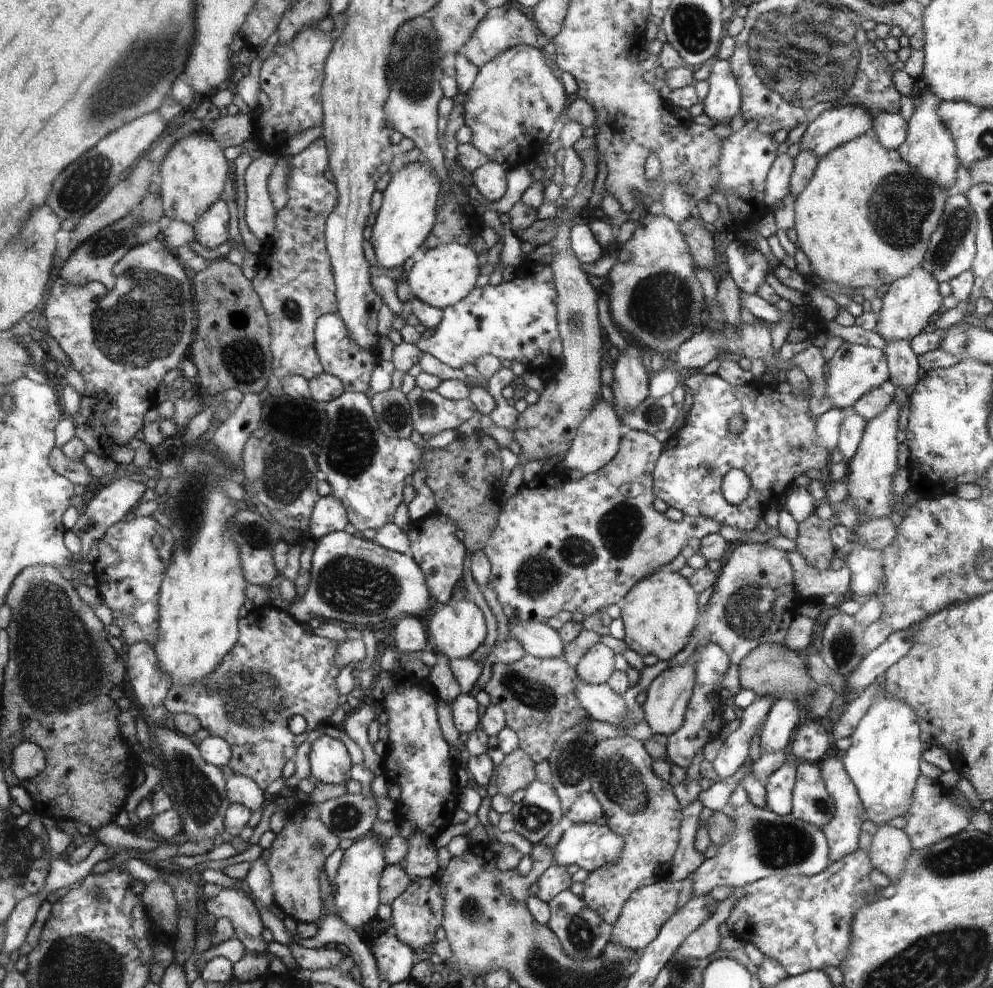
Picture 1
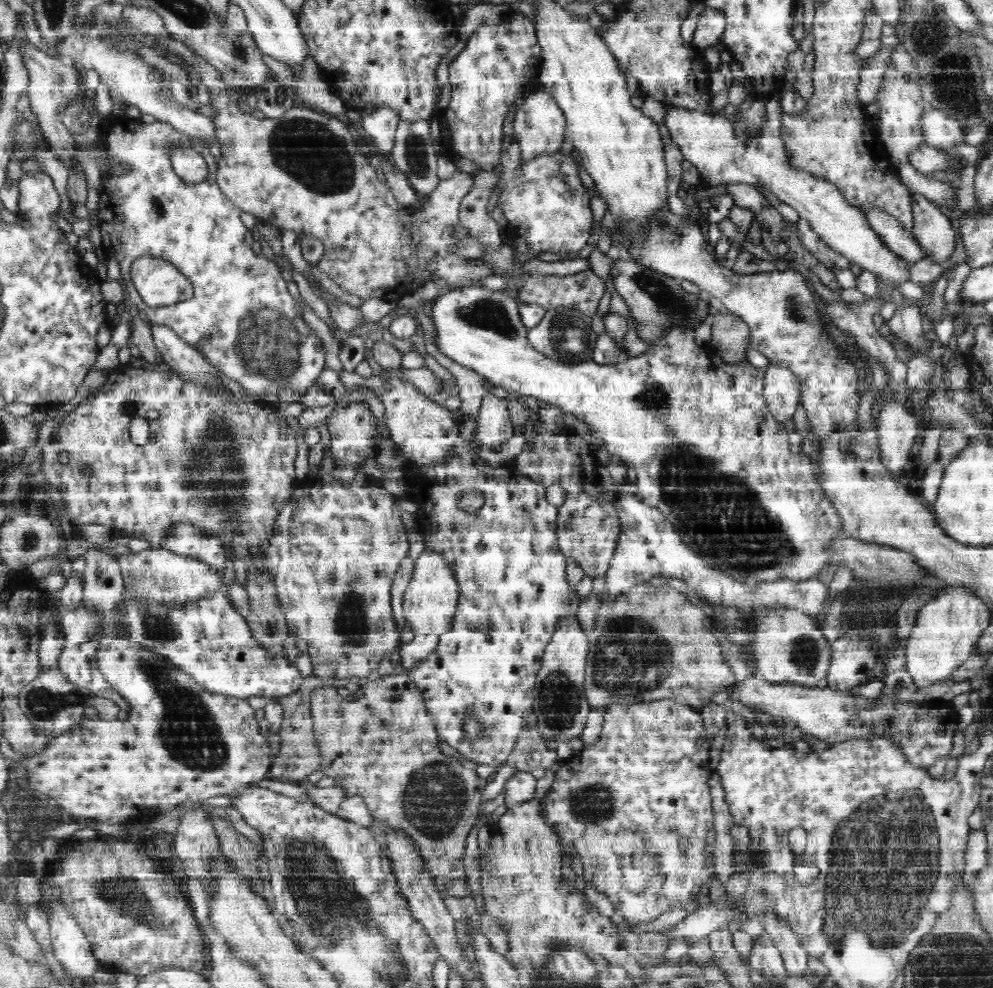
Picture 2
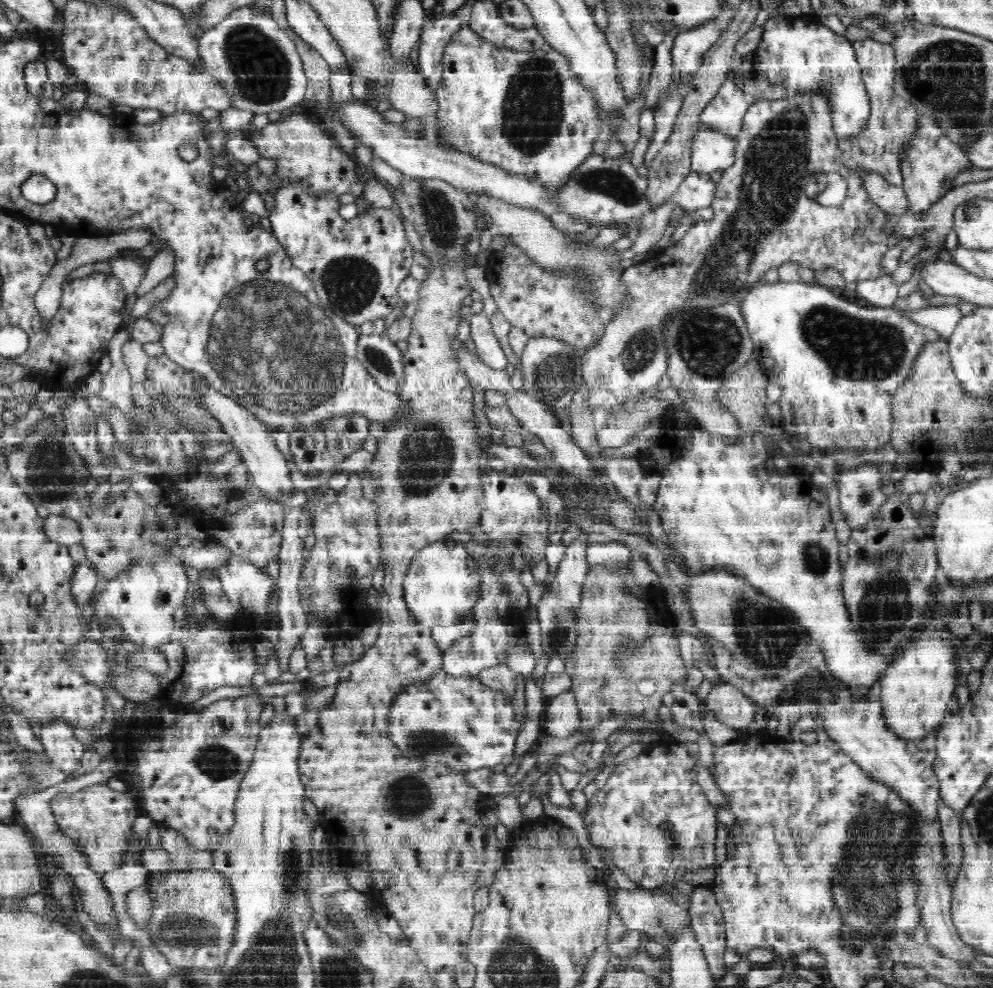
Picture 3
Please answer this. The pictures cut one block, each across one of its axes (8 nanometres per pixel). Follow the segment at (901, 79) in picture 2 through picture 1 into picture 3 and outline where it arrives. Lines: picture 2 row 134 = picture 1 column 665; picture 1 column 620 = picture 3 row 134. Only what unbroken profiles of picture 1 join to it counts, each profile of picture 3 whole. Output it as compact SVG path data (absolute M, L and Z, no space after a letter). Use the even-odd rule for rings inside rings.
M920 116L920 132L914 138L912 146L908 148L906 156L902 158L902 174L904 174L904 192L906 192L906 202L910 204L910 214L926 214L940 202L946 192L950 182L956 178L958 172L966 170L970 164L966 160L966 154L960 146L950 142L942 128L928 116Z

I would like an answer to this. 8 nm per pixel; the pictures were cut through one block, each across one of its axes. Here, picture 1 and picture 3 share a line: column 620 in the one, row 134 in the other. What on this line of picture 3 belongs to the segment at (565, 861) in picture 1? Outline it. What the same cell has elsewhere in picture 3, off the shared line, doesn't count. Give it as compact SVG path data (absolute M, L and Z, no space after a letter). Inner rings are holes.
M768 14L770 20L764 24L764 34L758 50L752 54L754 56L754 76L768 80L770 86L786 88L788 98L802 96L802 94L818 94L826 98L830 106L830 120L834 122L834 134L842 142L852 142L856 136L864 134L868 130L868 122L872 118L872 96L868 96L868 88L864 88L864 68L860 68L854 44L848 42L844 36L838 36L832 32L828 26L822 26L816 20L810 20L804 14L800 18L796 16L772 16Z

